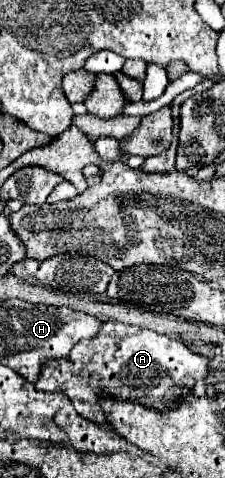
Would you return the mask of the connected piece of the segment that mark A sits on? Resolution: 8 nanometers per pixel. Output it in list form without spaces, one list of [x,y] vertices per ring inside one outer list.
[[[105,321],[105,333],[99,333],[91,341],[75,343],[67,359],[49,361],[35,389],[67,395],[81,417],[103,425],[105,415],[97,401],[99,393],[109,393],[163,411],[173,407],[183,393],[193,391],[195,381],[205,379],[209,373],[209,361],[189,351],[183,343],[149,329]]]

